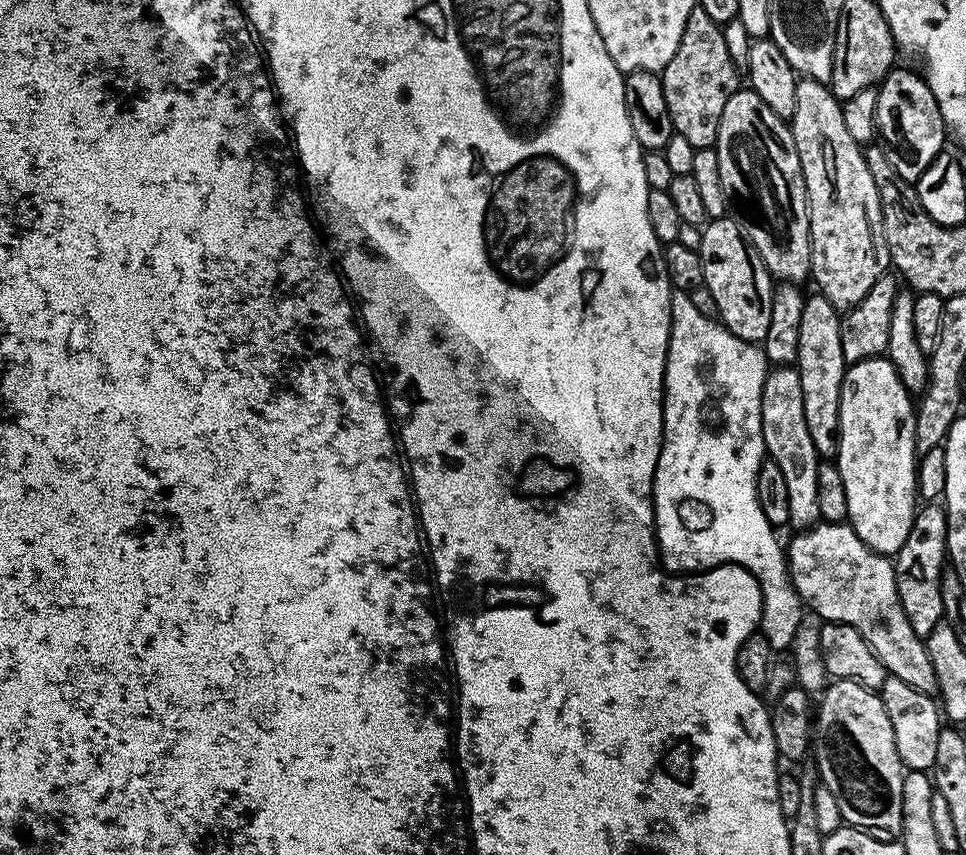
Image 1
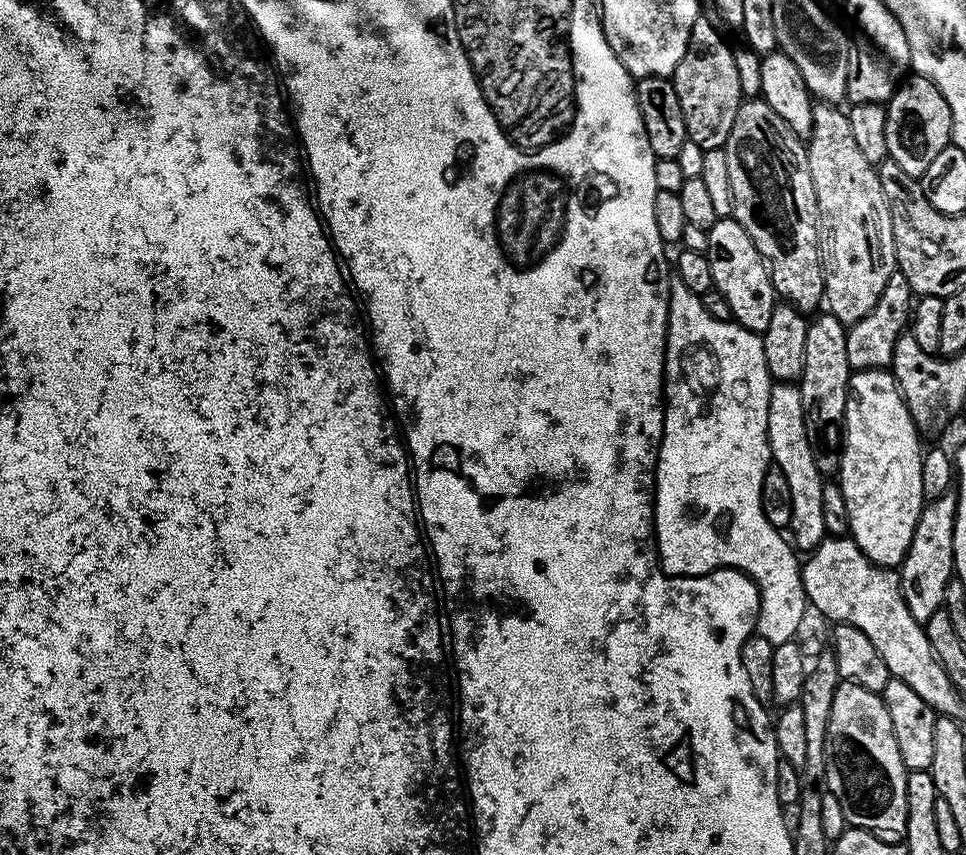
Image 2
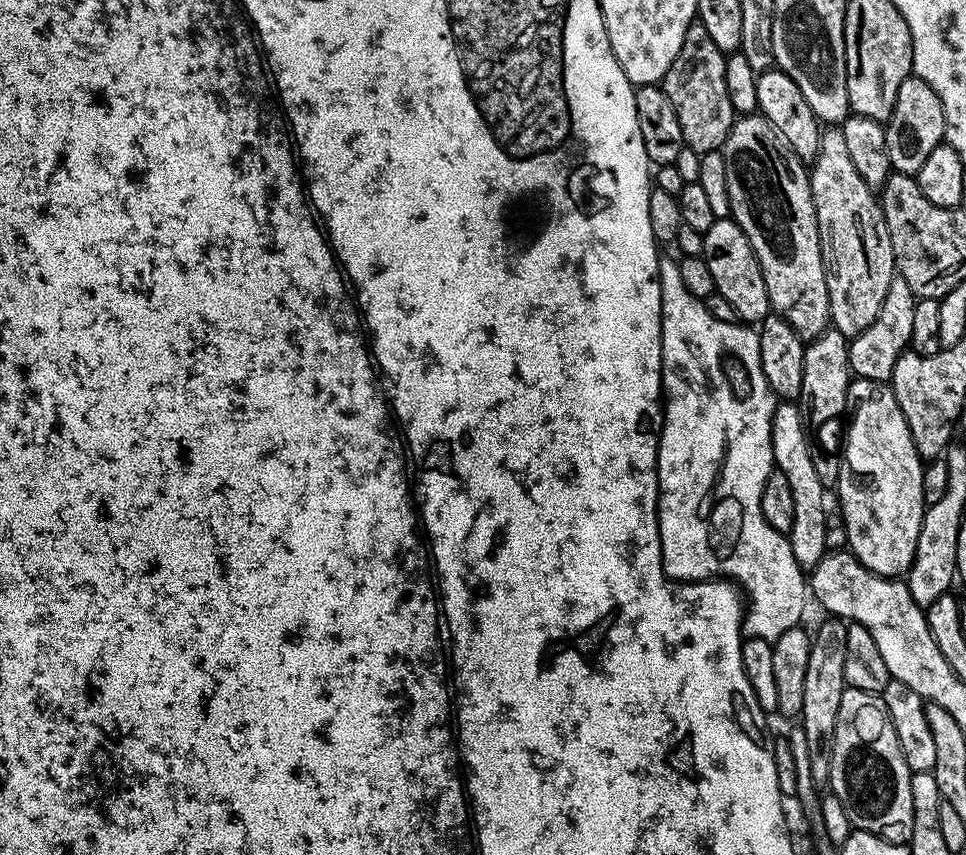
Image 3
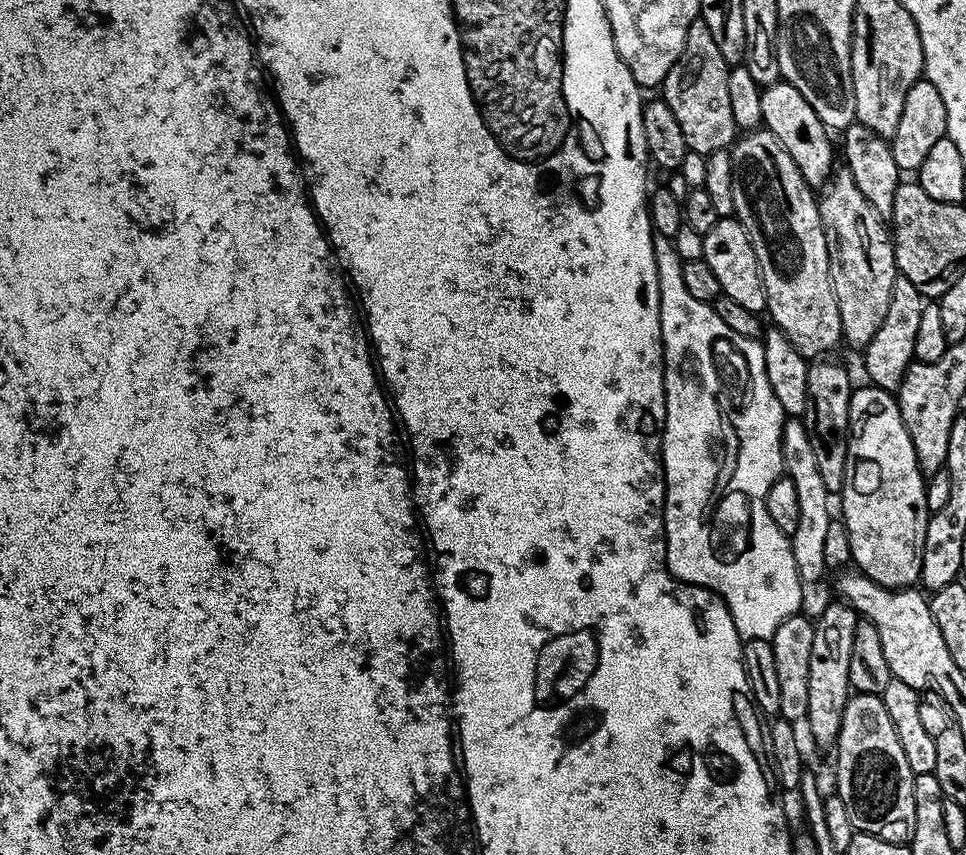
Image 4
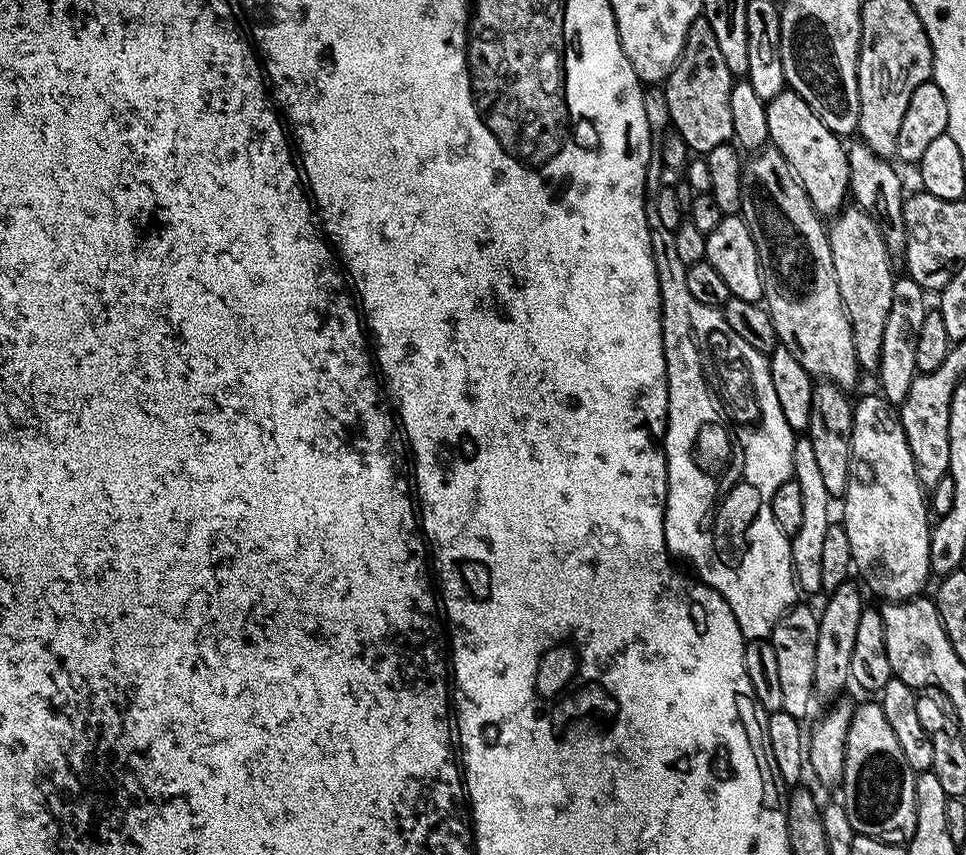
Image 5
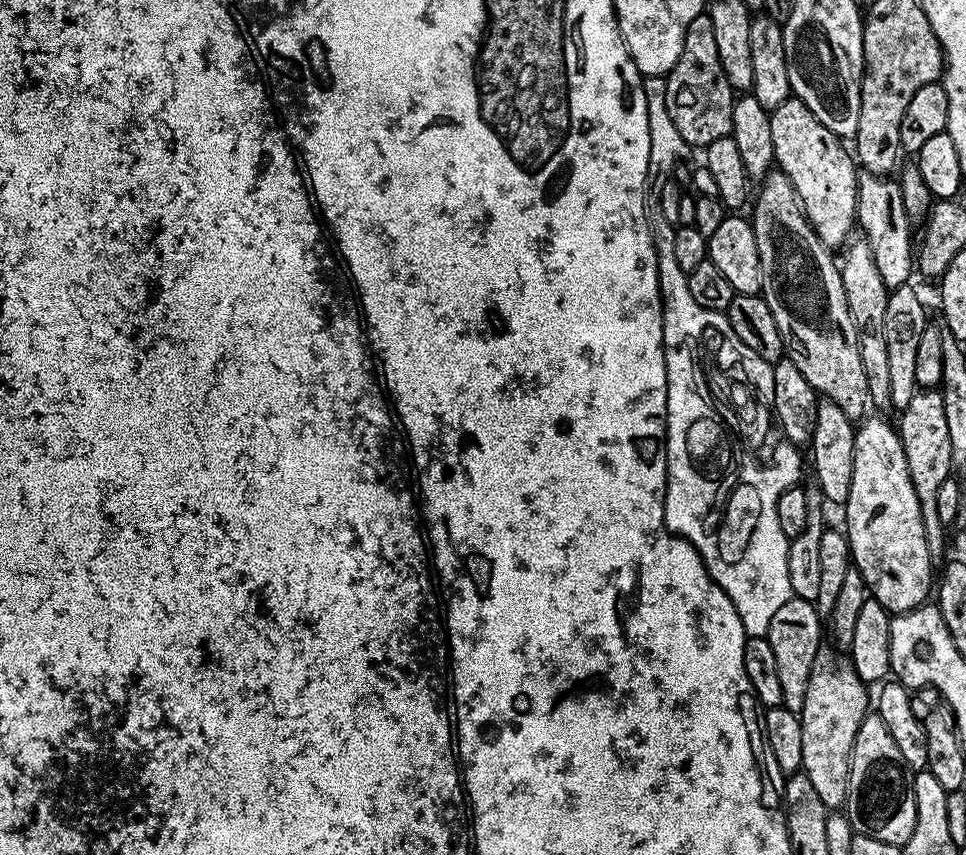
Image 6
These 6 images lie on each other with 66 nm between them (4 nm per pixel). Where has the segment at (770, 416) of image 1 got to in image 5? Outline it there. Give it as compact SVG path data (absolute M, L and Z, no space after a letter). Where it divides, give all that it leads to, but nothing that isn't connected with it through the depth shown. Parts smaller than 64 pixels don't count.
M806 438L797 439L794 446L794 479L802 486L802 530L791 536L792 570L796 573L796 582L801 593L817 592L822 589L822 546L830 523L828 503L830 497L814 455L814 446Z

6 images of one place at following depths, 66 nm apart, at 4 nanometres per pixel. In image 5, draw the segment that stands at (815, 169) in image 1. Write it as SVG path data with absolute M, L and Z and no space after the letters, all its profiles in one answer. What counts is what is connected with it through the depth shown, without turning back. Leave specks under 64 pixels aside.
M859 206L845 207L831 223L827 225L830 254L834 258L834 274L838 278L838 294L842 294L844 309L850 318L850 326L854 334L854 354L858 358L861 369L876 370L879 369L882 358L882 333L886 330L886 317L890 315L890 302L894 298L894 273L892 273L894 260L888 255L888 247L878 226L865 214L863 208Z

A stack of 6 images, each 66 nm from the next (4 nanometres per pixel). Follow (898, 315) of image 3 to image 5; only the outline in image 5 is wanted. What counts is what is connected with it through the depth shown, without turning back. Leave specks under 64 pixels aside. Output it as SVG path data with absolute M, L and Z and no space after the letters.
M907 274L894 279L894 298L890 302L890 315L886 317L886 330L882 333L882 358L878 375L880 388L889 405L898 406L906 398L910 390L910 382L918 375L914 362L914 350L918 346L918 330L922 330L922 318L926 318L929 305L924 305L926 293L918 282L914 282Z

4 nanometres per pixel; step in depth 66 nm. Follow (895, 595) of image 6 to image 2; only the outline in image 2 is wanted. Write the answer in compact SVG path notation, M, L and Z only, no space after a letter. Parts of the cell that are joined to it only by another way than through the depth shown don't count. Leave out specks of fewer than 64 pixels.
M875 368L874 370L853 371L848 378L848 397L846 398L846 410L842 421L844 428L844 448L840 452L840 470L838 473L838 483L842 490L842 498L846 498L846 510L850 510L850 526L848 531L851 540L859 546L862 554L870 558L879 568L899 569L900 563L906 558L910 550L910 538L914 538L914 526L918 526L920 512L926 503L922 494L922 447L920 448L921 433L918 431L915 422L910 418L910 410L906 410L906 402L900 393L900 387L896 385L896 380L892 377L891 371Z

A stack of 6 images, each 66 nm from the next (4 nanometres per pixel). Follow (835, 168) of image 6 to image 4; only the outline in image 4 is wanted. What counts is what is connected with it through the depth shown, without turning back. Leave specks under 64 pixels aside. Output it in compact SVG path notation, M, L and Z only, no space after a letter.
M777 82L767 85L761 91L762 124L767 131L772 132L782 142L786 154L794 158L794 166L802 174L804 181L813 190L820 190L827 185L834 175L832 168L832 140L829 129L824 127L823 122L814 114L814 106L794 90L794 86Z

